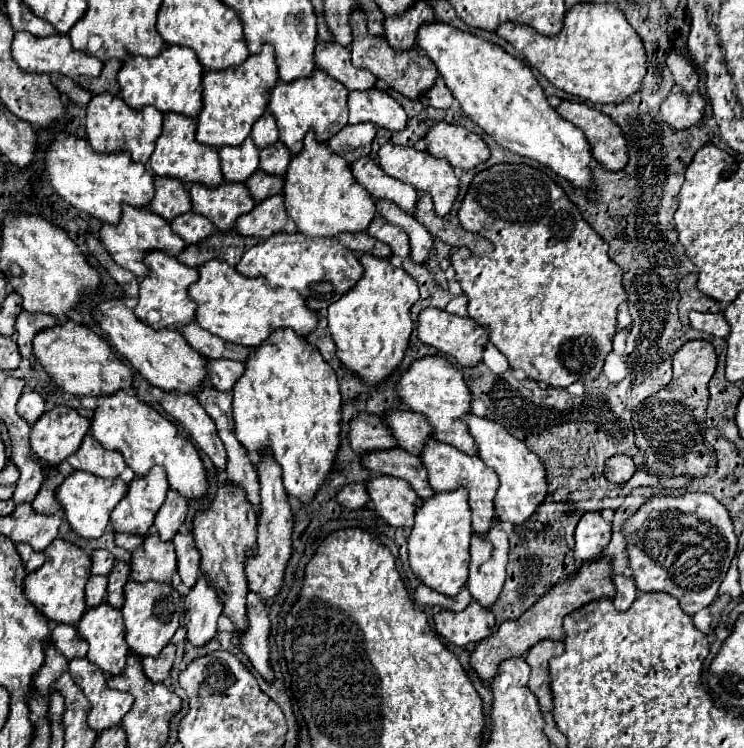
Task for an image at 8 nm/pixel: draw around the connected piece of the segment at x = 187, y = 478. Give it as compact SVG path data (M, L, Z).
M122 390L114 394L96 396L96 410L92 416L92 436L108 450L122 452L126 464L134 474L144 476L154 464L162 466L168 474L168 482L186 498L202 498L206 494L206 470L202 460L190 440L182 440L176 426L166 420L160 412L150 408L146 402L138 400L134 394Z

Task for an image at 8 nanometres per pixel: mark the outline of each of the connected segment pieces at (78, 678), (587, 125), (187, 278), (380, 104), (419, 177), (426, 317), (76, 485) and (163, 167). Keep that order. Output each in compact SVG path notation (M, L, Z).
M74 658L68 666L70 676L90 702L88 726L96 732L116 726L132 708L132 694L106 686L106 676L88 658Z
M562 100L560 106L556 106L556 112L584 132L592 156L598 164L606 166L612 172L624 168L628 162L628 150L616 122L584 102Z
M148 252L144 256L144 264L148 266L148 276L140 280L140 296L134 308L136 316L150 324L152 328L180 328L194 320L196 304L188 296L188 286L198 278L198 270L178 262L168 252Z
M378 88L354 90L348 94L350 122L372 122L374 126L384 126L388 130L400 130L406 124L406 112L388 94Z
M384 144L378 152L378 158L380 158L380 168L388 176L398 178L406 184L412 184L420 192L428 192L434 200L436 216L446 216L450 212L450 208L456 200L456 194L458 194L458 178L454 174L454 168L446 160L438 160L438 158L430 156L428 152L418 152L414 148L394 146L394 144Z
M424 308L418 314L418 338L428 346L438 348L442 354L452 356L460 366L476 366L480 362L480 352L488 342L488 330L468 316L454 316L440 308Z
M84 470L72 472L58 488L56 488L56 500L62 504L66 520L70 528L82 536L82 538L98 538L104 534L112 508L122 500L128 486L120 478L100 478Z
M176 112L164 114L164 124L162 124L162 134L156 140L156 148L150 156L150 168L158 176L172 176L182 180L184 184L194 184L202 182L208 186L222 184L222 172L220 172L220 158L216 148L208 148L206 144L196 142L196 120L188 116L180 116Z

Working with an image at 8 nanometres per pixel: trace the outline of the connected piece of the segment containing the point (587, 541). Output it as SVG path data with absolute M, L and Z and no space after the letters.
M588 512L580 518L576 532L574 532L574 558L588 562L608 546L612 534L612 524L606 522L600 512Z

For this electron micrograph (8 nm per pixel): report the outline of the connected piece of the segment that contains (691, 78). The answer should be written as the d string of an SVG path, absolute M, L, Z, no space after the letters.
M670 52L668 60L666 60L672 76L674 76L674 86L682 92L682 94L692 94L698 86L698 72L692 66L692 62L688 58L684 58L678 52Z

